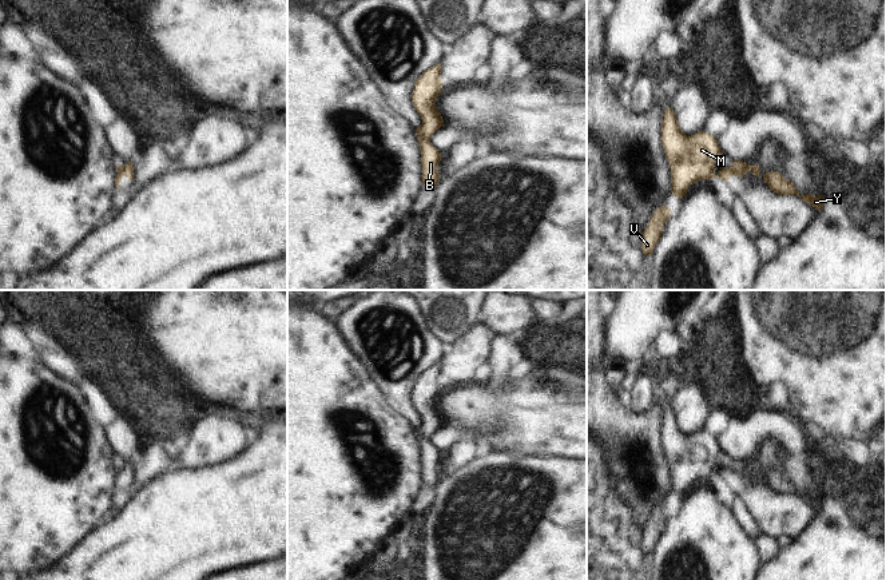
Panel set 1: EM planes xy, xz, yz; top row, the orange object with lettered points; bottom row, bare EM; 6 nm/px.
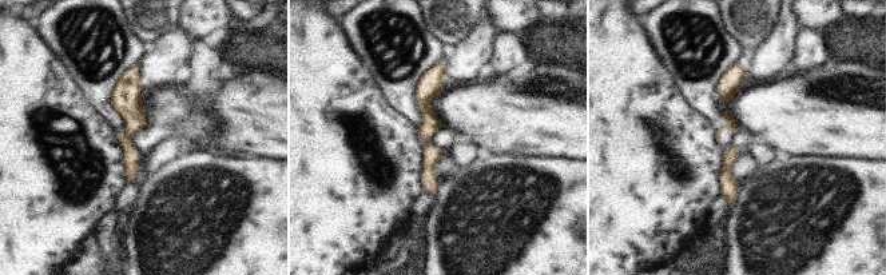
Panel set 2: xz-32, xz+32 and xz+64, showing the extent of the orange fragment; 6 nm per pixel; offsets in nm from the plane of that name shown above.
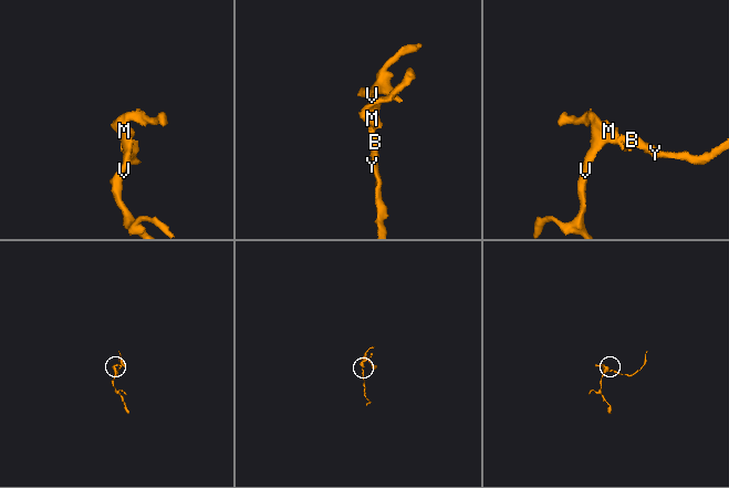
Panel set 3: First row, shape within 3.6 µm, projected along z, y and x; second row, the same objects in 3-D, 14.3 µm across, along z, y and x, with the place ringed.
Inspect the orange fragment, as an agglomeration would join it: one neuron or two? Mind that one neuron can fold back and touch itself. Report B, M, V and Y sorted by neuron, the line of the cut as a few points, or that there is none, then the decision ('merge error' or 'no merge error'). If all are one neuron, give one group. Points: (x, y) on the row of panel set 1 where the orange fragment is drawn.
B Y / M V; cut in xz along (417, 128), (428, 139); merge error

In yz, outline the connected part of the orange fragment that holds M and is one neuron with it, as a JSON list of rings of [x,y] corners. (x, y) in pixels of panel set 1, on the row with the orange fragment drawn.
[[[666,108],[661,119],[661,144],[671,170],[671,191],[680,199],[687,188],[700,180],[720,178],[727,182],[735,174],[731,167],[723,167],[715,172],[715,162],[722,154],[715,136],[706,131],[687,136],[678,124],[672,108]]]

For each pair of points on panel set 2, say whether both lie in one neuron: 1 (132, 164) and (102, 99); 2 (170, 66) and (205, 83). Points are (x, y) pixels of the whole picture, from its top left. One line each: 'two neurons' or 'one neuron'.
1: one neuron
2: two neurons

